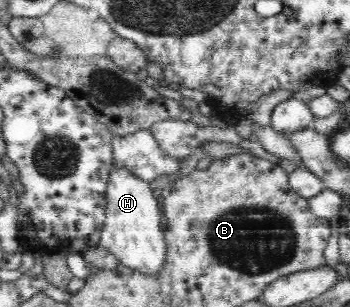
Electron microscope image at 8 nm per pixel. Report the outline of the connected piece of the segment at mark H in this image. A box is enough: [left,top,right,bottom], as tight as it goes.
[98,168,166,274]

